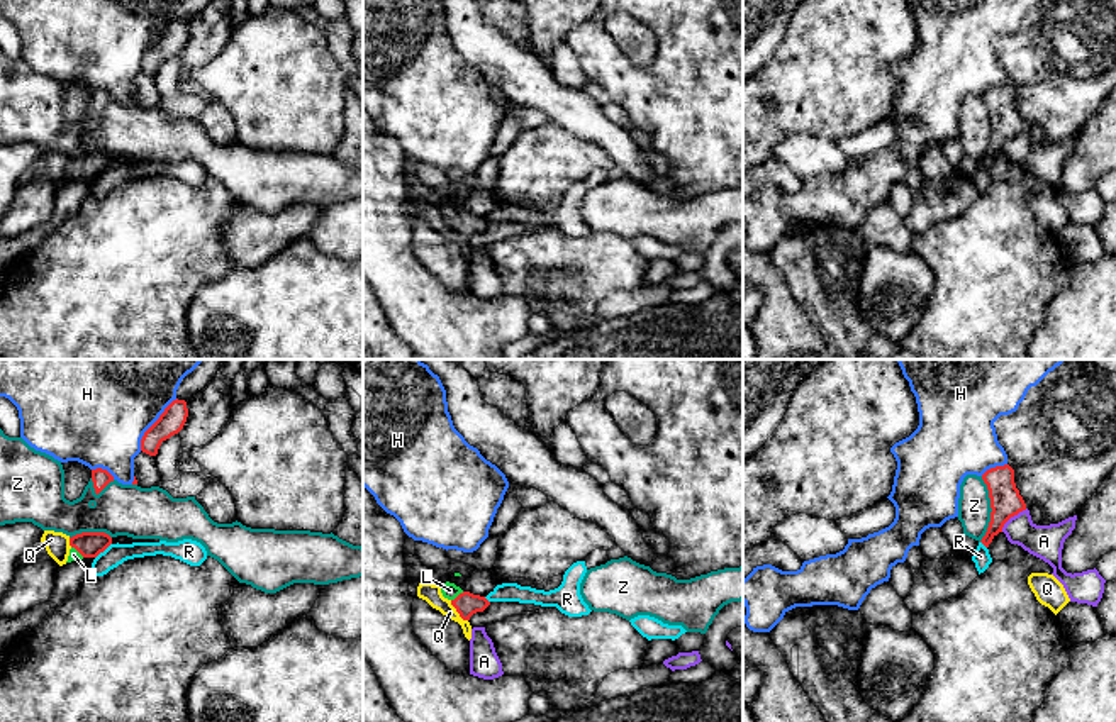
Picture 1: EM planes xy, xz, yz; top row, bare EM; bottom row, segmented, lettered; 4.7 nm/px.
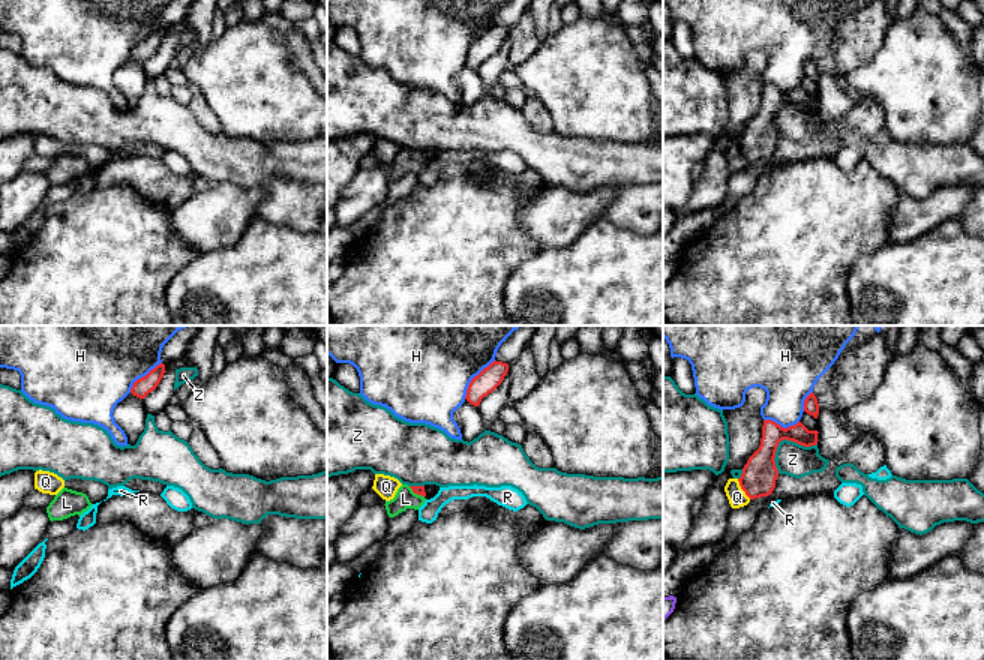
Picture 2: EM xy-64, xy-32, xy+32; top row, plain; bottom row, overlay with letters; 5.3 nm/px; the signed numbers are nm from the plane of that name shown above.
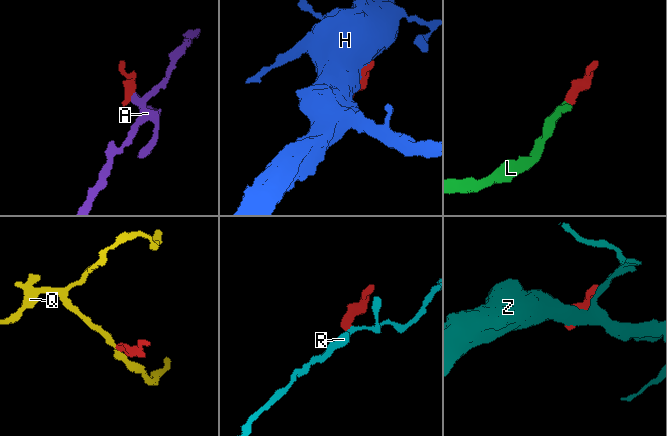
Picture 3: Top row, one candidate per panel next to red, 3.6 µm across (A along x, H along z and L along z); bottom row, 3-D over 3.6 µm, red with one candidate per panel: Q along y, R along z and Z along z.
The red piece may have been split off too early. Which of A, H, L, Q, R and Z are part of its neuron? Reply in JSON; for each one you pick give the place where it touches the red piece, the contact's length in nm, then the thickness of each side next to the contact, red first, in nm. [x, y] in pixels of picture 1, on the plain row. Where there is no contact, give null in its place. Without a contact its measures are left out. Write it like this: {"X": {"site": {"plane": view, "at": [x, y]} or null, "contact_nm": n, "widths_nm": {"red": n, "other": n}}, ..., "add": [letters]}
{"L": {"site": {"plane": "xz", "at": [458, 216]}, "contact_nm": 80, "widths_nm": {"red": 120, "other": 80}}, "add": ["L"]}

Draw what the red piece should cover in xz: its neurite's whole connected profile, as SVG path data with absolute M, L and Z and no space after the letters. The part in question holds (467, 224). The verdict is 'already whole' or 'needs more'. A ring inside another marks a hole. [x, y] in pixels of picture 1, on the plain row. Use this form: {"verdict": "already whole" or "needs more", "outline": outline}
{"verdict": "needs more", "outline": "M449 202L441 205L441 214L451 222L463 241L470 241L473 234L483 232L490 225L485 217L463 212L460 207Z"}

